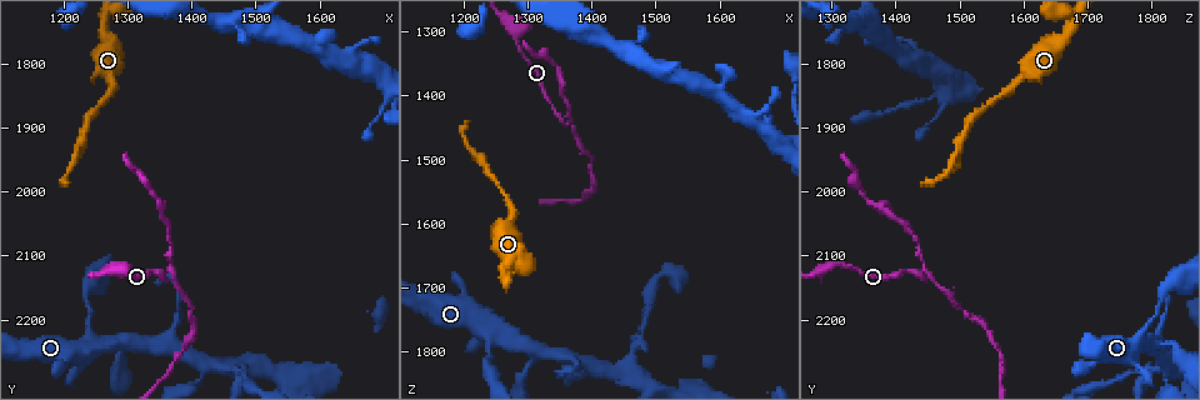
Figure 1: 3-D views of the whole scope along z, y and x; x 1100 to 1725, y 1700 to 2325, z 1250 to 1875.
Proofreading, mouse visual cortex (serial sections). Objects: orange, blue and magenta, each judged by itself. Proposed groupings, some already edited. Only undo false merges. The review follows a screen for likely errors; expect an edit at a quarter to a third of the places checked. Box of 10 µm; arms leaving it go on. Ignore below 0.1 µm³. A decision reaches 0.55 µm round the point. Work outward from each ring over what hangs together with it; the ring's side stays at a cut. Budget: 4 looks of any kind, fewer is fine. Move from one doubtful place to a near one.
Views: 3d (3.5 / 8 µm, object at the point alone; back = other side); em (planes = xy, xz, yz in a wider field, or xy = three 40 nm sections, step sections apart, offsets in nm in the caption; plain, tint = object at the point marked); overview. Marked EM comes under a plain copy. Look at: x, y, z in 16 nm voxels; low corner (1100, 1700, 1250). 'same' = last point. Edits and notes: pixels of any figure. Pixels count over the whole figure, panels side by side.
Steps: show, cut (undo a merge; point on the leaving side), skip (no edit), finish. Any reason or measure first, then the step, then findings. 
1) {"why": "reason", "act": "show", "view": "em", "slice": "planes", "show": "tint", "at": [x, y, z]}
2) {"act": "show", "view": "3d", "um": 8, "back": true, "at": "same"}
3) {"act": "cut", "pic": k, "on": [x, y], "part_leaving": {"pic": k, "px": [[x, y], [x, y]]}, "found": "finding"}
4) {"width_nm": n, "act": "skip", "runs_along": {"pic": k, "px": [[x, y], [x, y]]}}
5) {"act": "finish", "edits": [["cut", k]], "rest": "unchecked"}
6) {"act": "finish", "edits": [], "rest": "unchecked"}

{"why": "abrupt turn", "act": "show", "view": "em", "slice": "planes", "show": "tint", "at": [1360, 2130, 1440]}

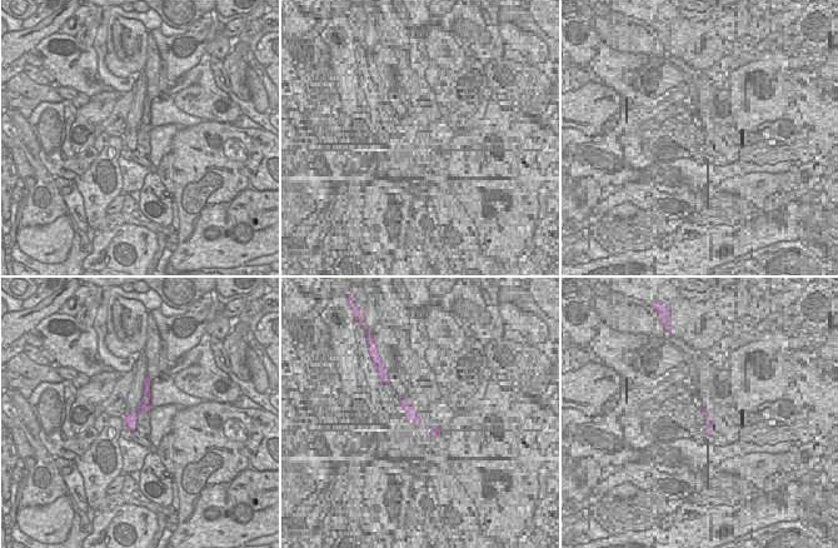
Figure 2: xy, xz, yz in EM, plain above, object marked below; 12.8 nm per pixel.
{"why": "see where the arms go", "act": "show", "view": "3d", "um": 3.5, "at": "same"}

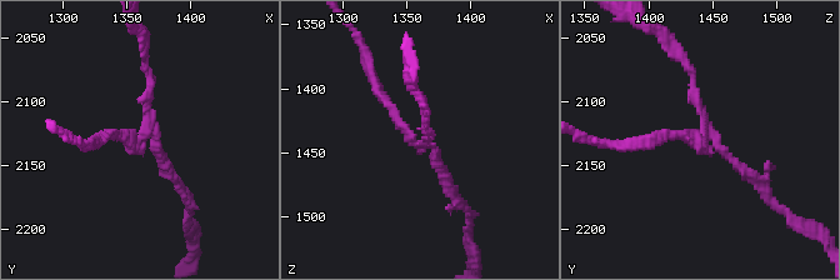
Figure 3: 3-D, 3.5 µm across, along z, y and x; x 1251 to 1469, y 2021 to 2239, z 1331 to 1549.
{"act": "cut", "pic": 3, "on": [779, 208], "part_leaving": {"pic": 3, "px": [[704, 133], [691, 68], [660, 33]]}, "found": "two cells meet here"}

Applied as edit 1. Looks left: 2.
{"why": "sharp bend", "act": "show", "view": "3d", "um": 3.5, "at": [1470, 2285, 1785]}

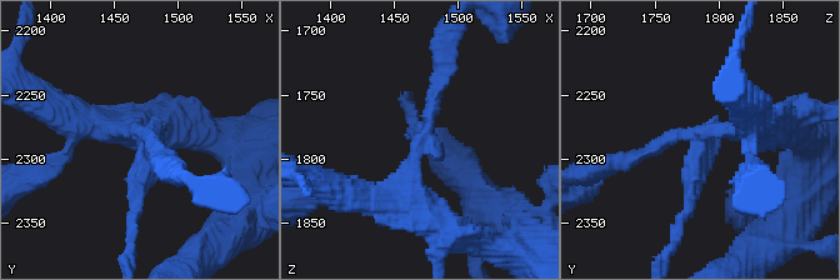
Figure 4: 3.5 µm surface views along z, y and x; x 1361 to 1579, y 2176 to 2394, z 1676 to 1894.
{"act": "show", "view": "em", "slice": "planes", "show": "tint", "at": [1472, 2280, 1786]}

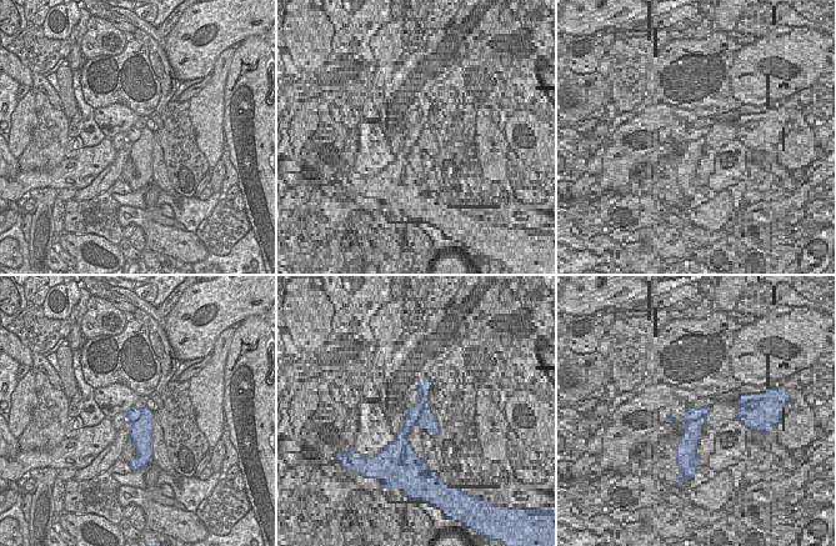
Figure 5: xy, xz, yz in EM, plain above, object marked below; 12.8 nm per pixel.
{"width_nm": 280, "act": "skip", "runs_along": {"pic": 4, "px": [[374, 195], [409, 176], [443, 70]]}, "found": "all the same cell"}

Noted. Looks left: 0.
{"act": "finish", "edits": [["cut", 3]], "rest": "unchecked"}

